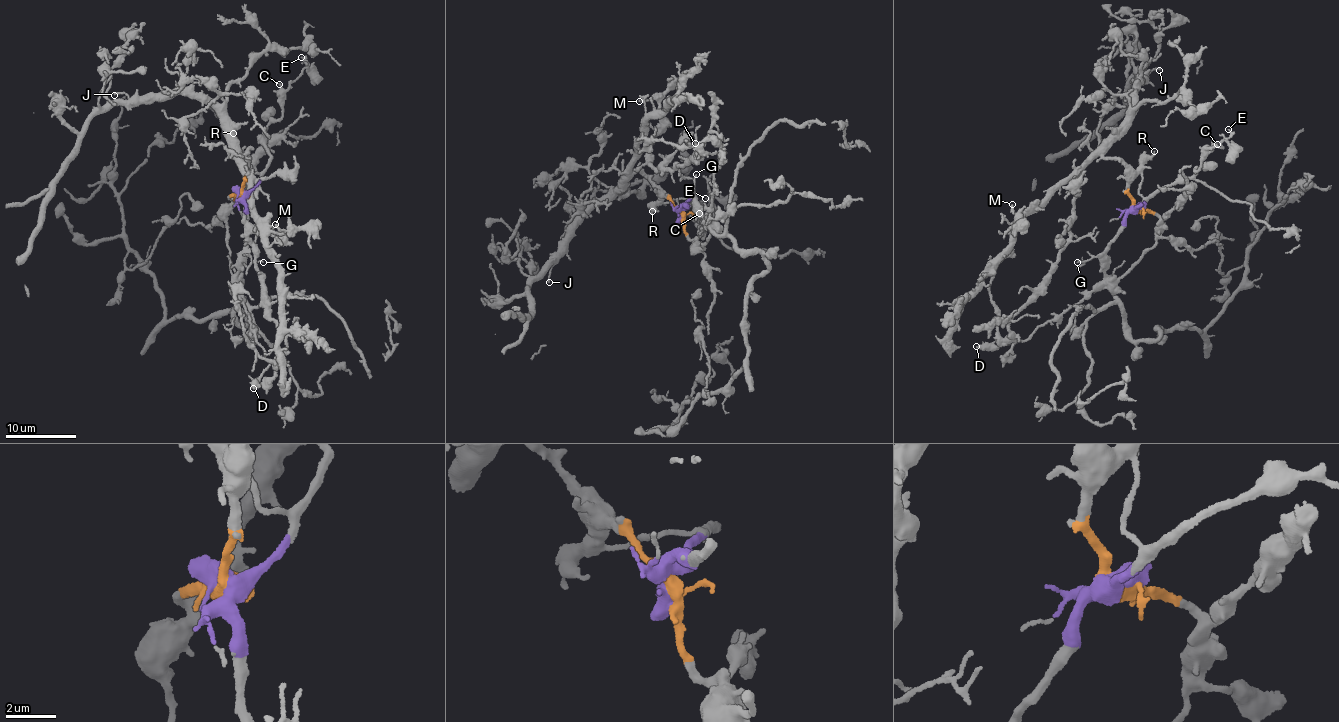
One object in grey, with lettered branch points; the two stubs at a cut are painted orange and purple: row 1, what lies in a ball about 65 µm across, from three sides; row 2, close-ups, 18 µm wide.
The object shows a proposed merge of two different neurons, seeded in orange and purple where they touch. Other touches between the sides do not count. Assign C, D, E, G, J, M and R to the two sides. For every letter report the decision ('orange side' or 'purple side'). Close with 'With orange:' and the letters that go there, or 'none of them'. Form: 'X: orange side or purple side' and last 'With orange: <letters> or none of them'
C: purple side
D: purple side
E: purple side
G: purple side
J: orange side
M: orange side
R: purple side
With orange: J, M

